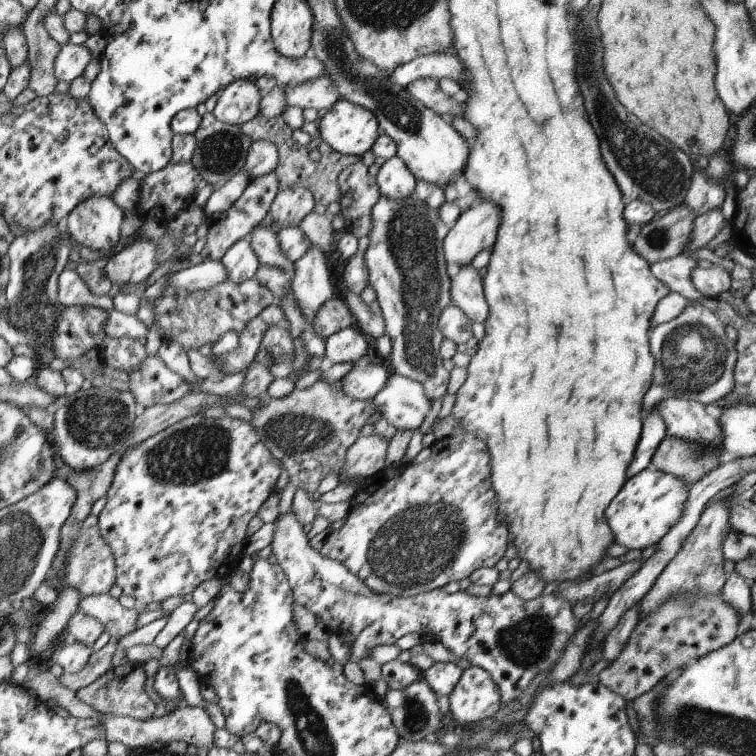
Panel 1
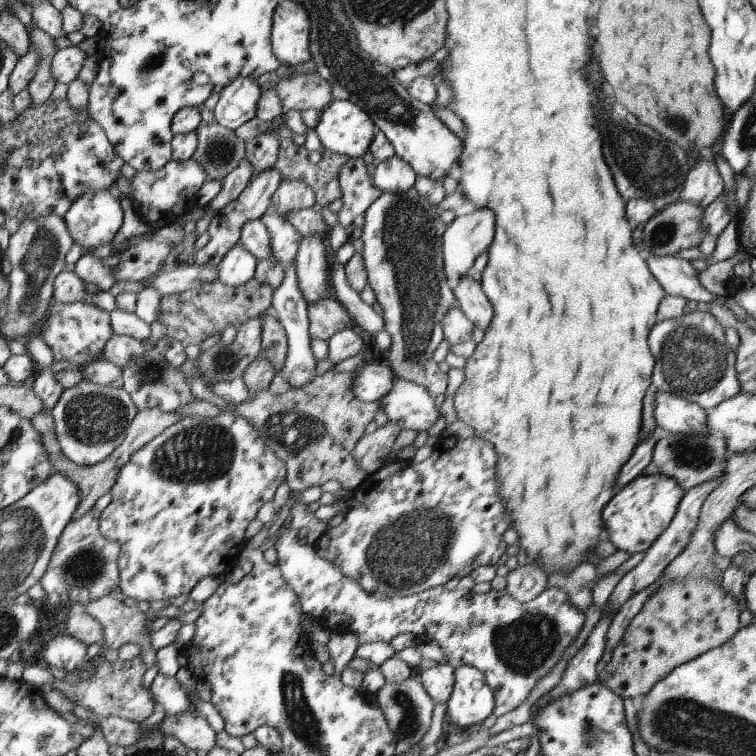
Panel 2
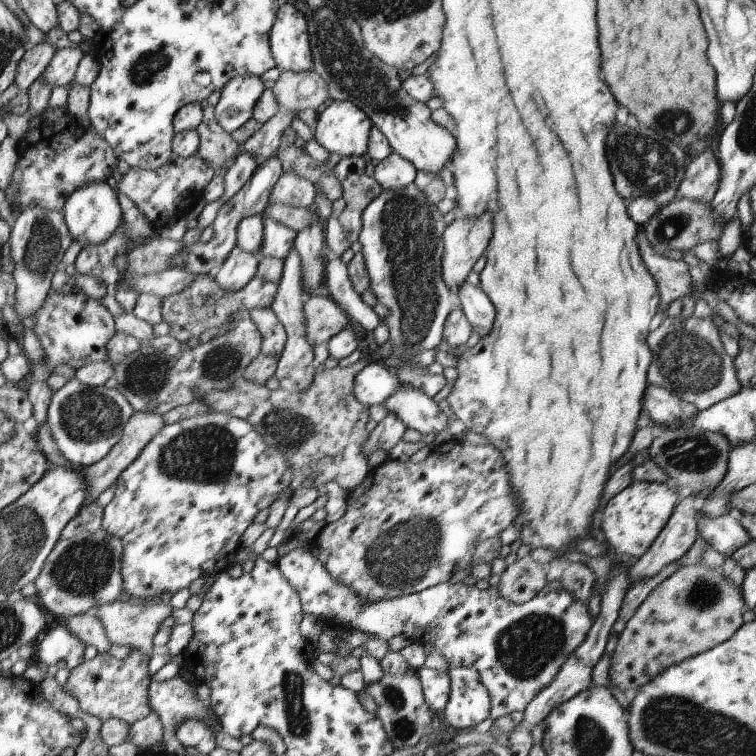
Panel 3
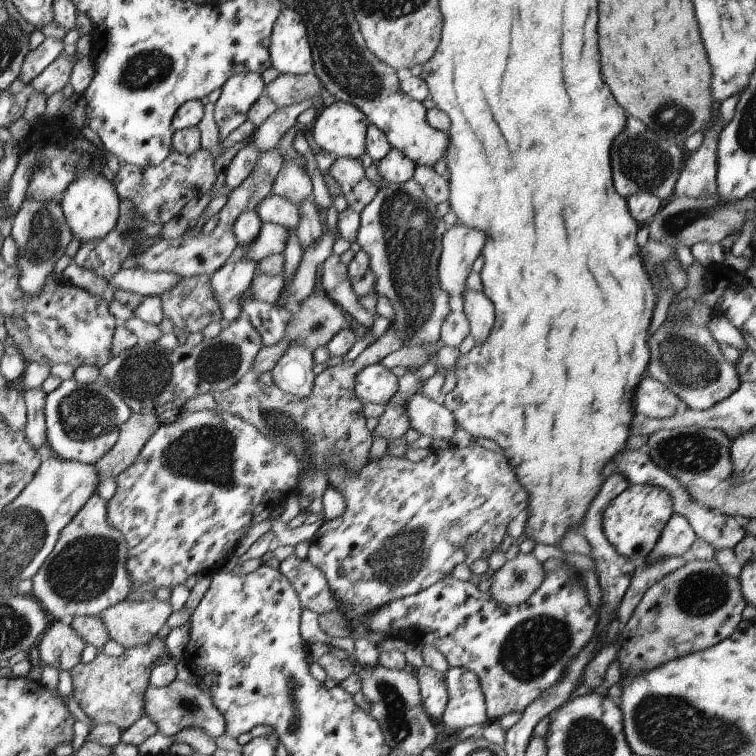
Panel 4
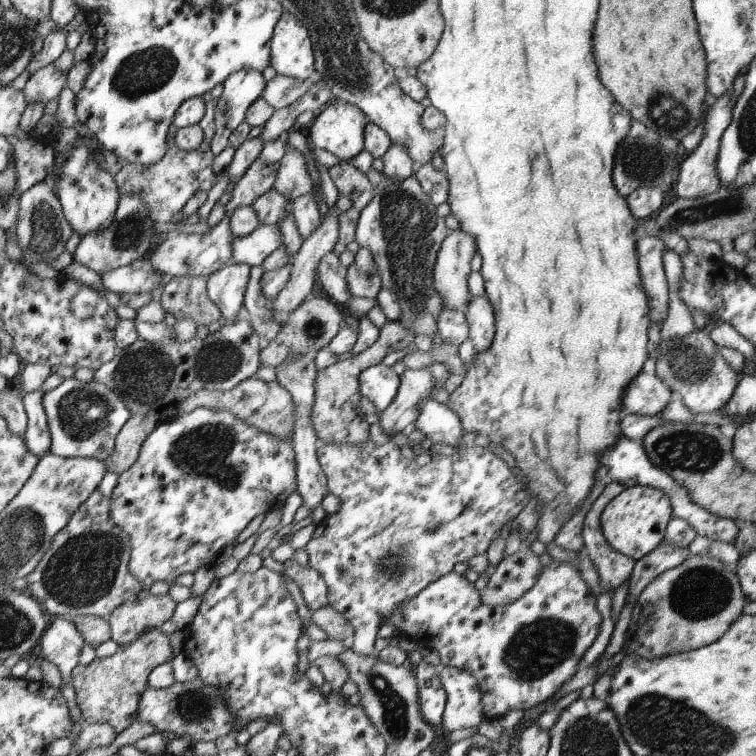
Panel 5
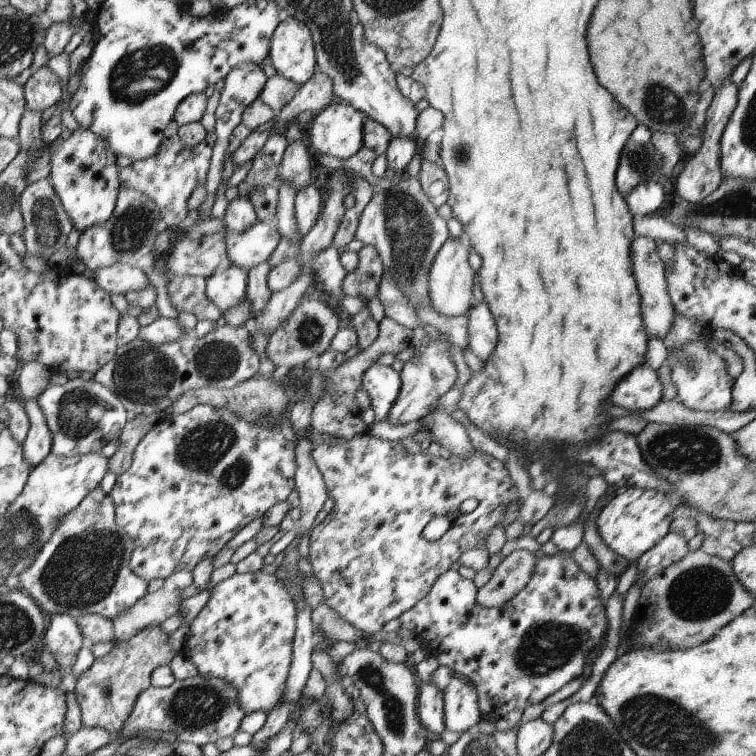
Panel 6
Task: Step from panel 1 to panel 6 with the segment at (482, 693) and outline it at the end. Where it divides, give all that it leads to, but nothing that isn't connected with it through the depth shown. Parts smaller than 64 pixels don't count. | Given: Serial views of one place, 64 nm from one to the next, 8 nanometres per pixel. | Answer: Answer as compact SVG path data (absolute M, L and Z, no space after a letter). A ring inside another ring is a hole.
M439 665L431 674L430 680L442 695L444 729L463 733L484 717L478 710L473 684L465 684L459 678L451 676L452 673Z

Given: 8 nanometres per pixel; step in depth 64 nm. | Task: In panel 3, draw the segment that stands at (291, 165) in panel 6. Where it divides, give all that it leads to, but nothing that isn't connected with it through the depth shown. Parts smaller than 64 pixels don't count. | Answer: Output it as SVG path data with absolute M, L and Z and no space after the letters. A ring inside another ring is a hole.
M282 172L279 180L269 194L269 204L285 204L285 206L311 207L313 203L314 188L309 180Z

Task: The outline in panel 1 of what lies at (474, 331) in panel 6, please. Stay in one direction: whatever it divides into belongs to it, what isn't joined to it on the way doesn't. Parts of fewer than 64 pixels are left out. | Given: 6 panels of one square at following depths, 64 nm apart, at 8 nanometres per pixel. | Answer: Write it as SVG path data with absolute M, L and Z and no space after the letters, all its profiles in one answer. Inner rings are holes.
M471 264L461 266L449 282L450 304L456 305L472 322L484 322L489 314L482 279Z

